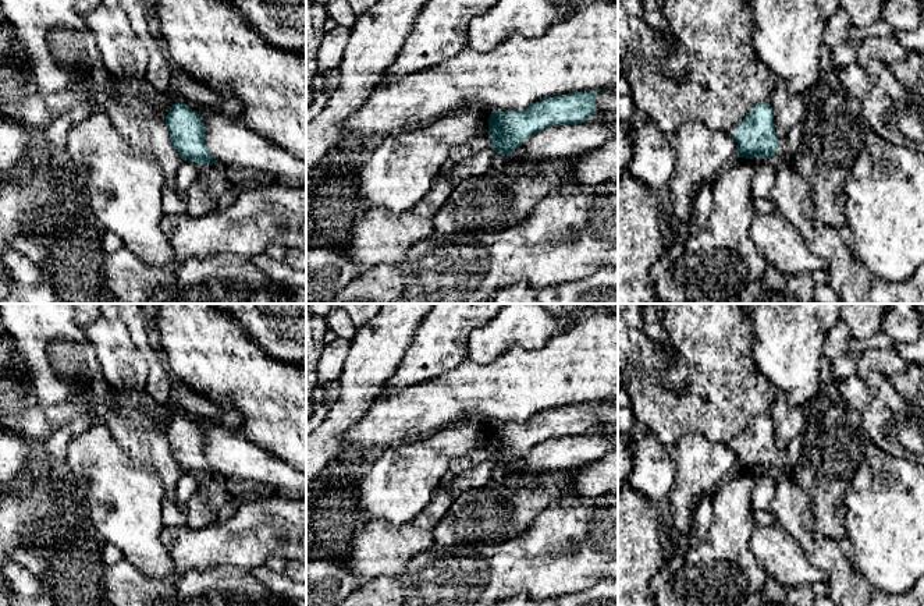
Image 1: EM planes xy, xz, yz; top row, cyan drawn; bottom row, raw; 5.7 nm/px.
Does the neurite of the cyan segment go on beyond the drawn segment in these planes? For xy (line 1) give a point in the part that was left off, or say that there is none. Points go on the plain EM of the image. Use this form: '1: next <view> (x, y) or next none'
1: next none

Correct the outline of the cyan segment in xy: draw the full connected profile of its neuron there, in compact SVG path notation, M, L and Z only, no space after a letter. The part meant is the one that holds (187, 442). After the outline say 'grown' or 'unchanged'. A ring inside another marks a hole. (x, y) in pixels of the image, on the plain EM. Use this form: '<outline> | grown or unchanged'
M175 415L166 429L166 436L171 456L182 472L191 472L200 478L216 476L205 454L206 439L198 425L185 415Z | unchanged

